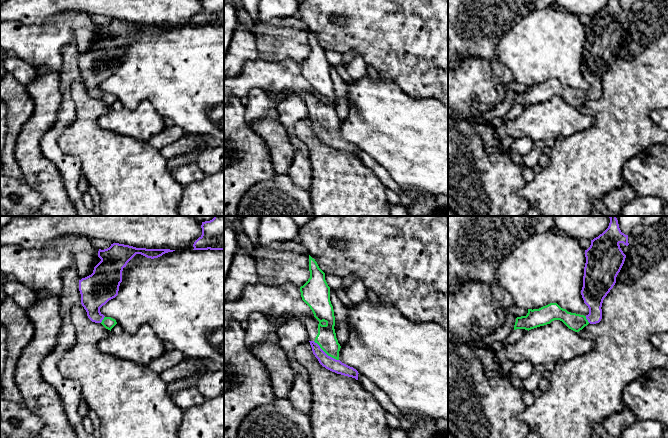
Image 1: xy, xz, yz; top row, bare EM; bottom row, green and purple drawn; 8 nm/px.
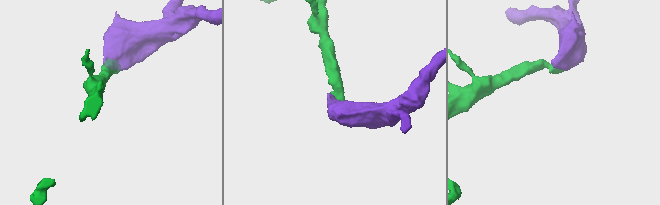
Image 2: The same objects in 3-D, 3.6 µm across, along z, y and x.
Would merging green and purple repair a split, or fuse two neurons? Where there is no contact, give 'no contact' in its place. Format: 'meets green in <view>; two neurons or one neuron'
meets green in xz; one neuron

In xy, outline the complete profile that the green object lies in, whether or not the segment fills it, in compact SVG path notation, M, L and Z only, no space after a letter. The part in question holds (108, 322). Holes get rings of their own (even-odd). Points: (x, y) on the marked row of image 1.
M113 243L104 250L99 249L98 257L101 261L91 275L79 280L81 304L88 318L111 331L117 322L111 317L105 317L100 308L118 295L123 268L136 254L154 259L173 251L175 250L136 248L119 243Z

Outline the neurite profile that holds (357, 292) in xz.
M355 280L352 285L345 290L348 298L353 303L360 303L367 300L367 288L362 280Z

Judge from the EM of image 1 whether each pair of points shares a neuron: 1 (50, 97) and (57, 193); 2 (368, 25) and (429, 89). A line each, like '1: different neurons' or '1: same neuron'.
1: same neuron
2: same neuron

